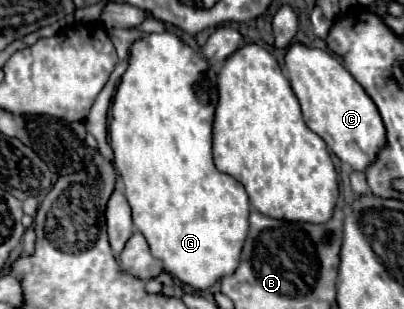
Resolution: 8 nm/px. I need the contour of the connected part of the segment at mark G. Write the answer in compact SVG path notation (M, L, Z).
M162 31L162 33L152 33L144 39L136 39L130 49L128 49L128 67L120 79L120 85L116 87L116 93L114 93L114 99L112 99L112 121L108 125L108 137L110 137L110 147L114 151L114 165L116 165L116 171L120 173L122 181L124 181L124 195L130 203L130 209L132 209L132 221L134 221L134 227L146 237L148 245L150 245L150 251L154 257L158 257L164 265L164 271L168 271L172 277L180 279L182 283L194 287L194 289L208 289L212 287L220 277L224 275L230 275L234 273L234 269L238 267L238 257L240 257L240 251L242 251L242 245L244 245L244 239L246 239L246 233L248 233L248 195L244 191L244 187L230 175L226 173L220 173L216 167L214 167L214 161L212 161L212 123L214 123L214 111L216 111L216 87L212 87L212 99L206 95L204 87L200 85L202 81L210 81L210 85L216 85L216 77L208 77L206 73L210 71L210 63L198 55L188 43L184 43L176 33L172 31Z

